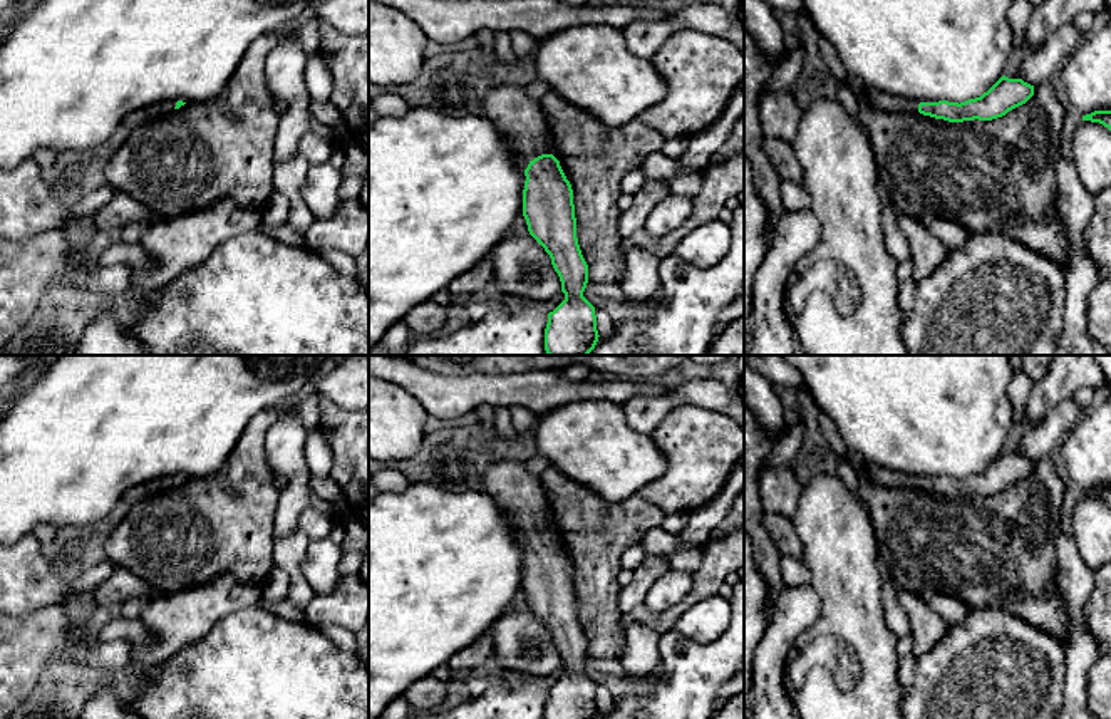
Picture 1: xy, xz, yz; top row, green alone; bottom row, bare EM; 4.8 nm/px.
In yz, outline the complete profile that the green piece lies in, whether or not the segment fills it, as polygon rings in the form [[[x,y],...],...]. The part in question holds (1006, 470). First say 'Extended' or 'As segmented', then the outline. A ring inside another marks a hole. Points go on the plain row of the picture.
Extended. [[[1002,451],[987,468],[980,473],[969,474],[965,478],[915,478],[908,473],[891,471],[878,466],[870,466],[853,458],[855,466],[861,466],[871,483],[885,488],[920,488],[935,494],[948,498],[964,496],[992,496],[1005,491],[1009,486],[1026,479],[1034,471],[1034,461],[1022,454],[1009,454]]]

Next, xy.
Extended. [[[178,476],[178,478],[158,478],[158,479],[147,481],[144,484],[139,484],[139,486],[134,486],[134,488],[127,489],[122,494],[122,501],[127,503],[129,506],[132,506],[137,501],[141,501],[142,498],[146,498],[149,494],[154,494],[158,491],[164,491],[166,488],[179,484],[184,479],[186,478]]]

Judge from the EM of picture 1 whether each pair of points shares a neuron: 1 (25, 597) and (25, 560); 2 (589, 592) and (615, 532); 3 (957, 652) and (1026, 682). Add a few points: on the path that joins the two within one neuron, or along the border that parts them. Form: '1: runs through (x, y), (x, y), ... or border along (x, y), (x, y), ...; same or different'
1: runs through (25, 589), (25, 568); same
2: runs through (595, 577), (595, 552), (600, 547); same
3: runs through (974, 669), (987, 682), (1009, 682); same

